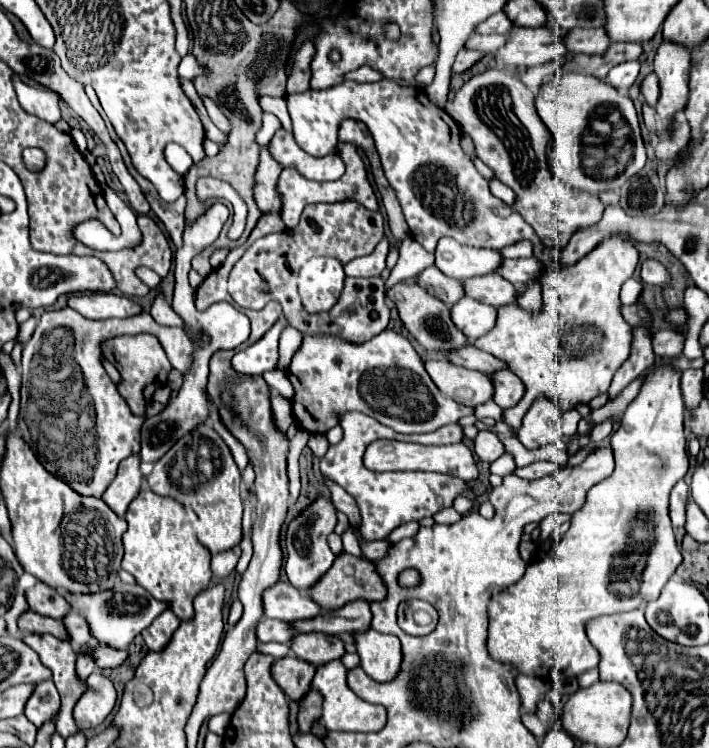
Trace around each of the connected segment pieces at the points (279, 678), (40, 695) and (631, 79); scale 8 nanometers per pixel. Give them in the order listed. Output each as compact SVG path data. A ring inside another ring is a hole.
M287 655L283 659L277 659L271 667L271 675L277 681L277 685L293 699L299 701L311 685L311 679L315 675L315 665L305 663L297 659L295 655Z
M49 679L49 681L43 681L35 687L35 691L31 693L31 697L27 699L27 705L25 705L25 717L41 727L47 719L55 717L57 711L59 711L59 693L57 693L57 687L55 683Z
M625 61L625 63L621 63L609 71L607 81L613 87L617 87L621 93L625 93L635 83L637 75L639 75L639 61Z

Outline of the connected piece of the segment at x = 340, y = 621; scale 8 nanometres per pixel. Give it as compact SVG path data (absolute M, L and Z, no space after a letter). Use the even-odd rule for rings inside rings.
M363 599L351 601L335 611L325 611L313 619L305 621L293 621L295 633L311 633L311 631L323 631L329 635L337 633L353 633L353 631L365 631L369 629L371 621L371 609L369 603Z

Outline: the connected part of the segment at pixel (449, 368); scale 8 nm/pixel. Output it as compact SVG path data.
M437 357L427 359L425 369L437 389L461 405L477 407L493 397L491 379L481 371L469 371Z

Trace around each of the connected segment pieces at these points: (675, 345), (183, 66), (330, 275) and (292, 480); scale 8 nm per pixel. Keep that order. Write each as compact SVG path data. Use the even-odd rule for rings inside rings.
M671 329L659 331L653 335L653 353L657 359L673 359L683 351L683 333L673 333Z
M187 53L179 63L179 75L185 77L185 79L193 79L201 71L203 71L201 65L197 65L197 61L195 61L195 57L191 53Z
M313 257L299 271L299 295L309 313L331 309L343 289L343 267L333 257Z
M301 429L295 433L295 437L291 439L289 443L289 455L287 455L287 471L289 471L289 489L291 489L291 505L297 501L299 497L299 489L301 489L301 483L299 483L299 455L303 451L303 447L307 445L307 439L309 439L309 433L301 433Z

